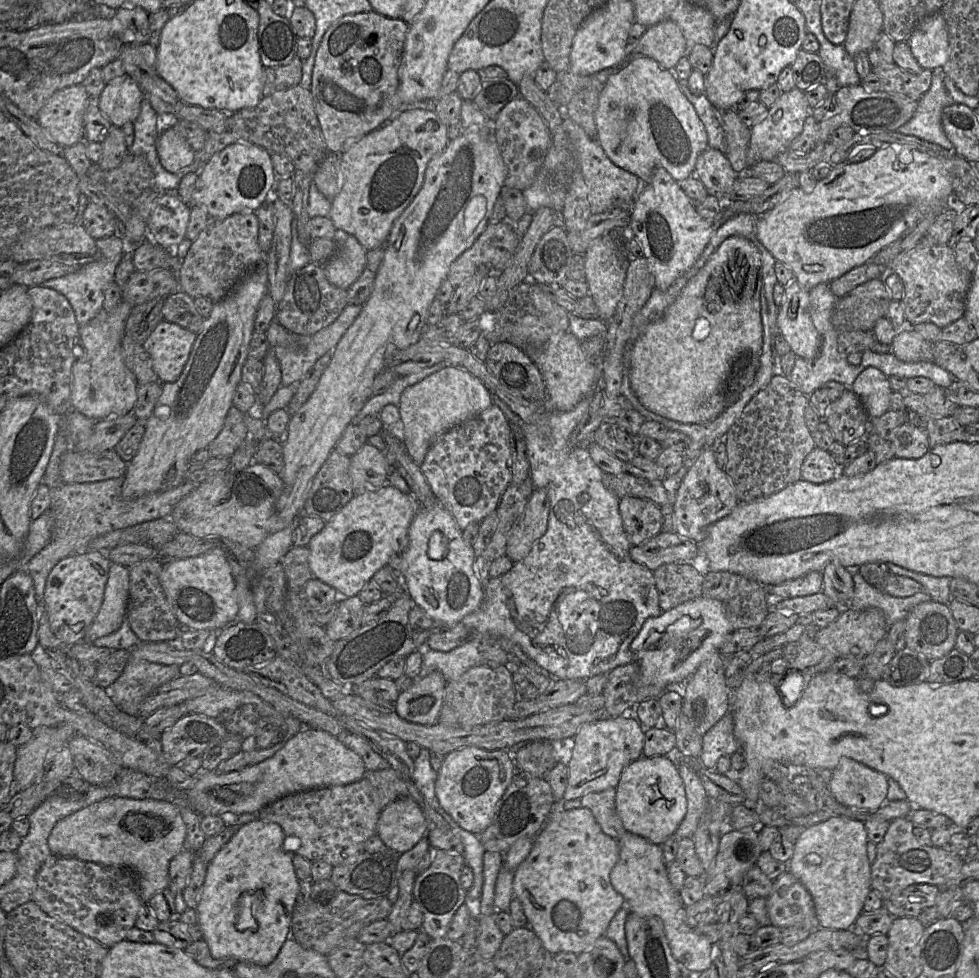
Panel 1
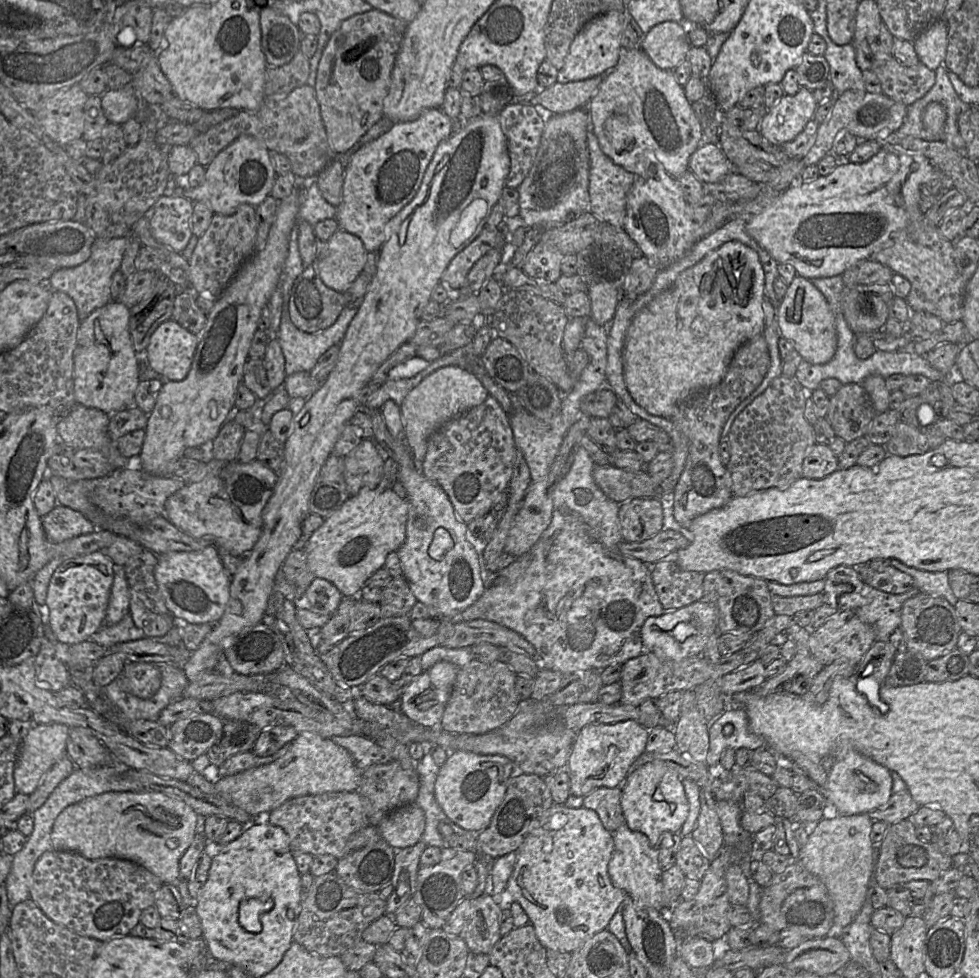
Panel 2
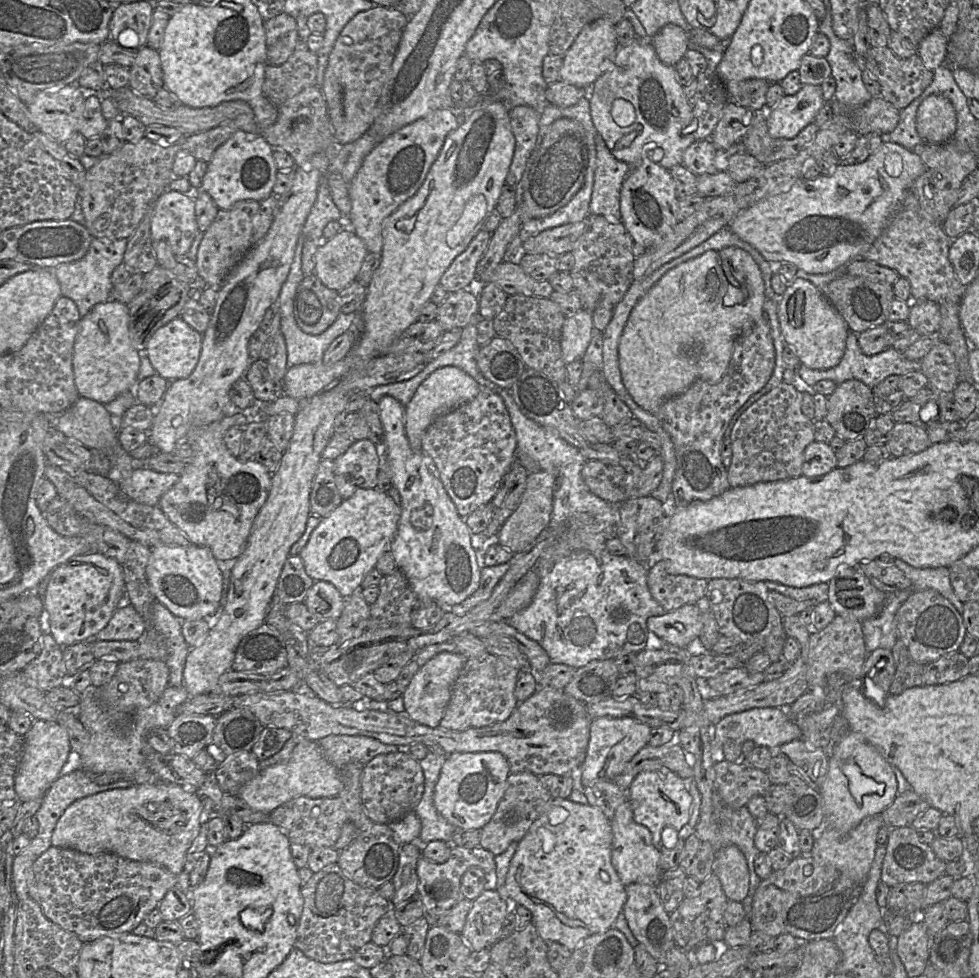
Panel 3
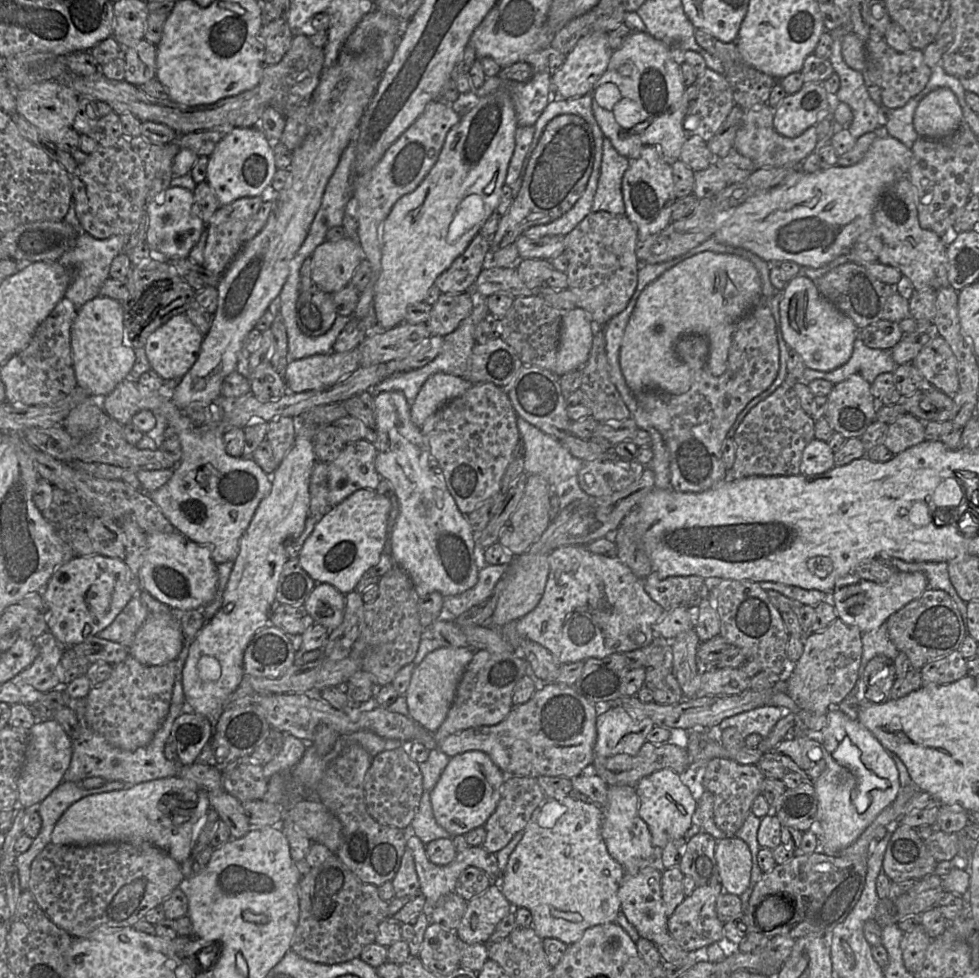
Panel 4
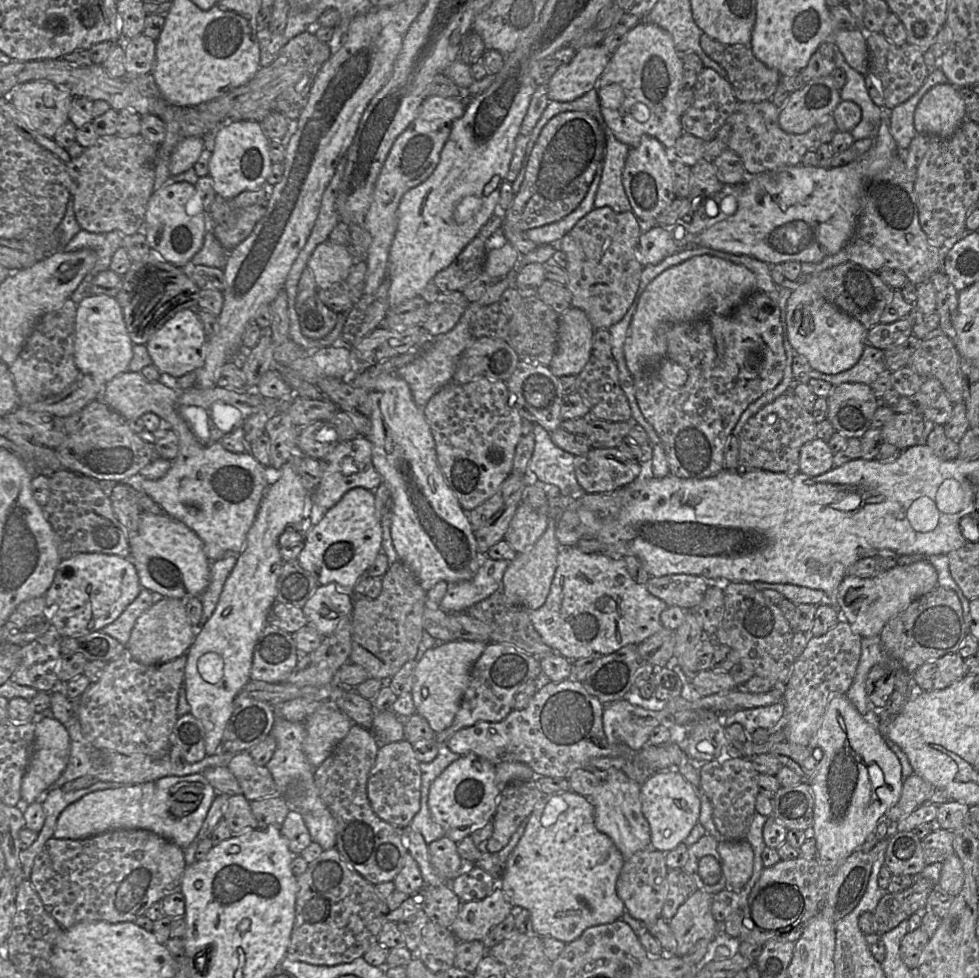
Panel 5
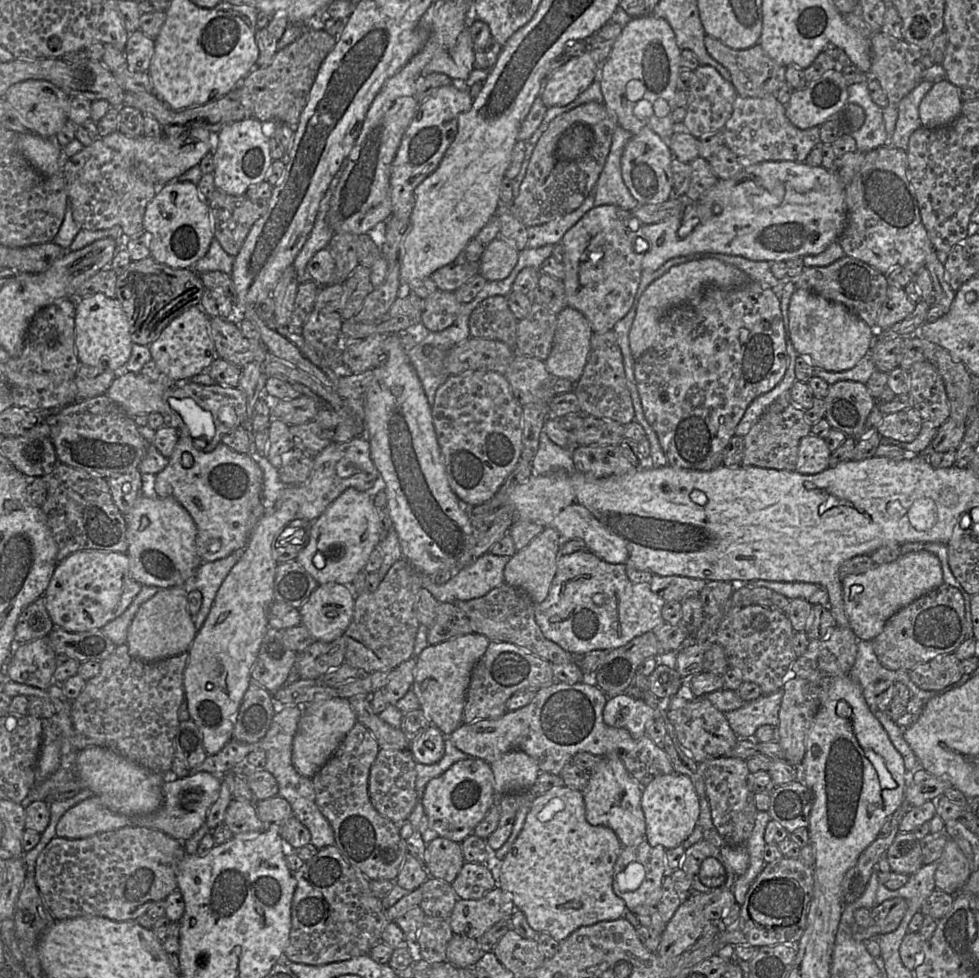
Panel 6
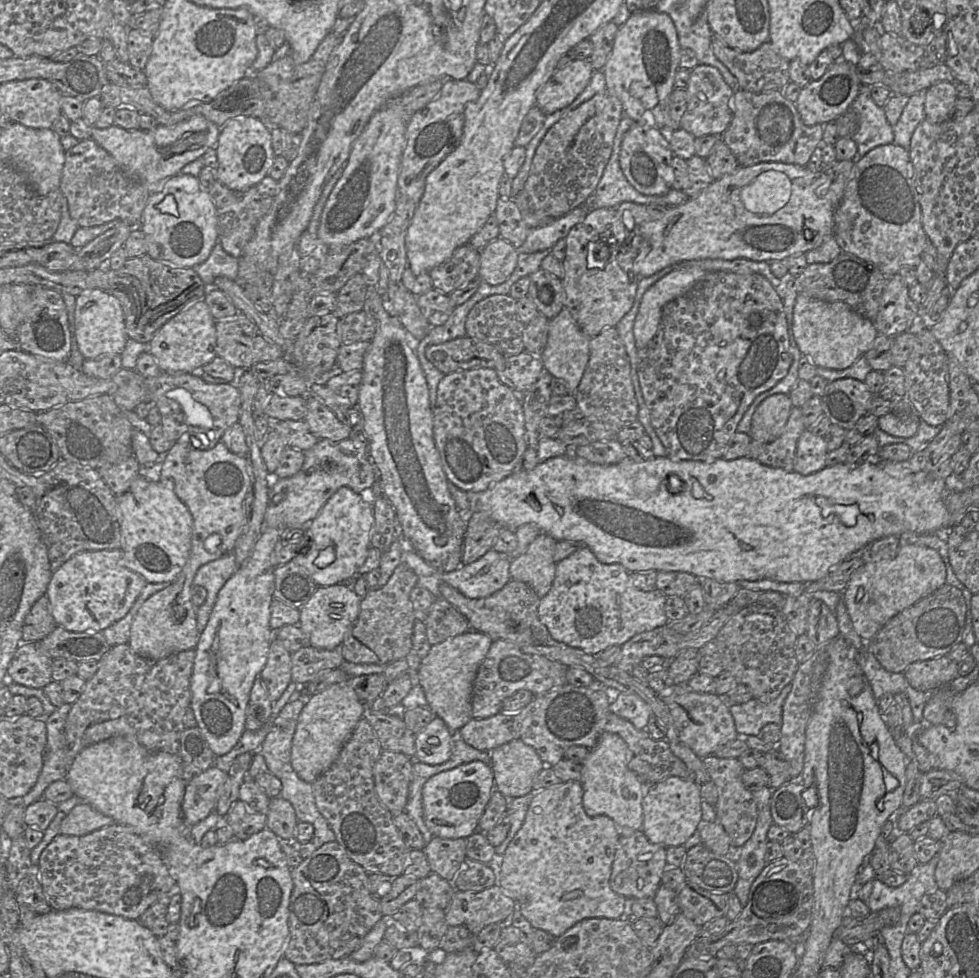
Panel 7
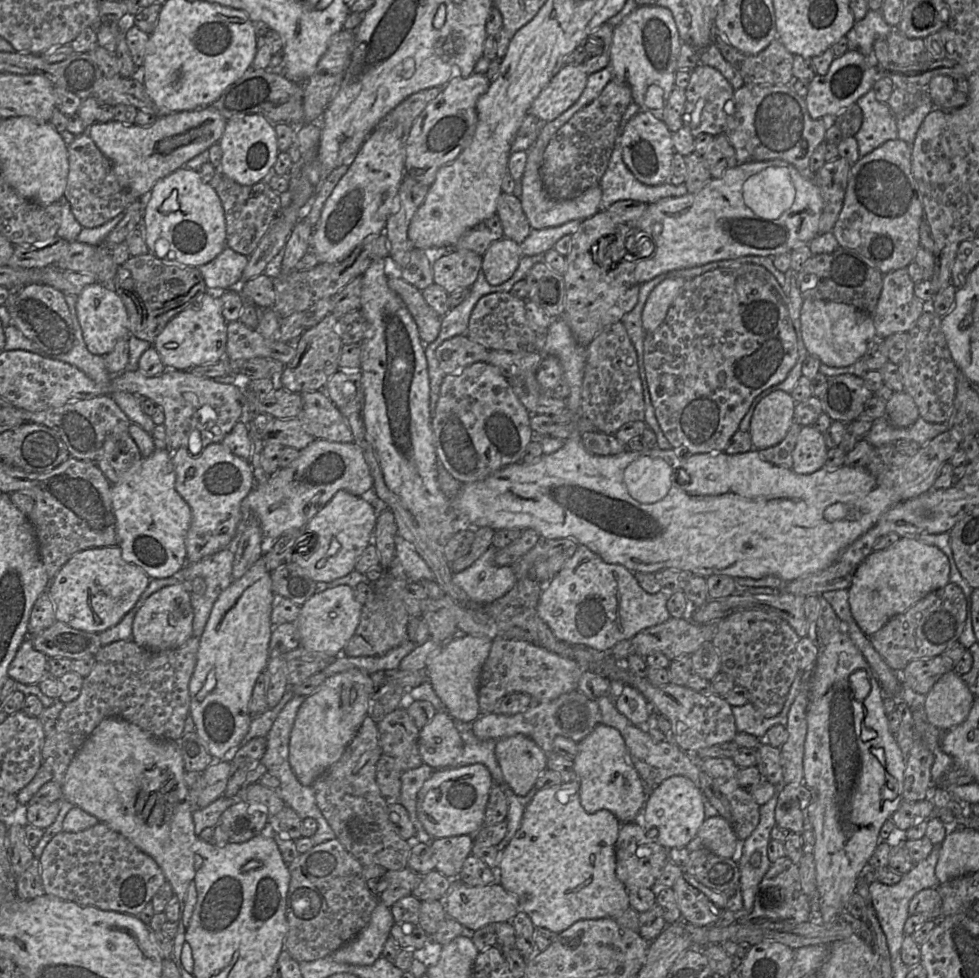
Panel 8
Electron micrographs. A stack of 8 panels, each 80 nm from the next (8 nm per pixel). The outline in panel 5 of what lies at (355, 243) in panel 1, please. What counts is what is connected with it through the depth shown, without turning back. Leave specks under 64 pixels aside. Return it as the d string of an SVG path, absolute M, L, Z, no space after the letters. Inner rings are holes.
M327 240L315 248L307 266L313 272L318 290L325 290L335 283L344 282L350 274L355 262L356 259L349 247Z

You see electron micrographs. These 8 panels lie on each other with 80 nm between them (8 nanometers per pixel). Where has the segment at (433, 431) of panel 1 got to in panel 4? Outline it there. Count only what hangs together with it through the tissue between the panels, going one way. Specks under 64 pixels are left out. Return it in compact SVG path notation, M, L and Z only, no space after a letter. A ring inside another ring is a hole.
M447 373L430 376L411 406L411 420L422 427L425 420L451 400L462 396L473 384L463 377Z

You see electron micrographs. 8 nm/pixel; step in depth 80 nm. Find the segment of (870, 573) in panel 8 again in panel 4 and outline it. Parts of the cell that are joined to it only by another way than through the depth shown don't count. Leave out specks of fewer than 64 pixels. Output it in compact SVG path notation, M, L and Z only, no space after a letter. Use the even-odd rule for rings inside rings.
M919 571L896 572L885 584L865 580L851 572L836 581L830 601L835 607L837 618L849 626L856 626L861 632L868 632L880 627L892 614L919 598L926 589L927 578Z

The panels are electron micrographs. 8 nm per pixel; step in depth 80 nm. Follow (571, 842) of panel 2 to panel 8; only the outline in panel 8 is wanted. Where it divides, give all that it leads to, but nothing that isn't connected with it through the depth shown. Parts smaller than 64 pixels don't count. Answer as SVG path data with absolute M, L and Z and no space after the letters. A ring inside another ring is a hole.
M573 780L537 790L526 806L519 829L502 851L500 885L516 896L520 911L525 912L533 925L559 934L584 919L615 919L629 907L629 894L616 876L616 841L621 823L606 809L587 813L580 802L580 784Z

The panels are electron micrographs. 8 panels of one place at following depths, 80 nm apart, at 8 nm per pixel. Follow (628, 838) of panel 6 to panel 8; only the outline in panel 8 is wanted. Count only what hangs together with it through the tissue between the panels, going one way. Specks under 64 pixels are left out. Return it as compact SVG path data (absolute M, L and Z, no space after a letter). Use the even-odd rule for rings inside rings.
M598 724L578 743L573 763L580 784L580 802L587 813L606 809L621 823L640 821L647 788L631 762L624 738L616 728Z

